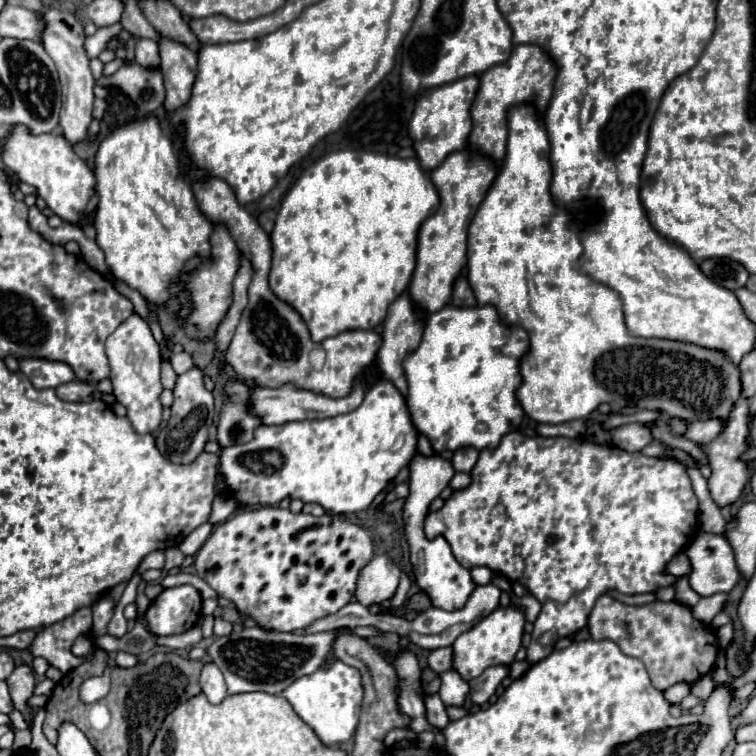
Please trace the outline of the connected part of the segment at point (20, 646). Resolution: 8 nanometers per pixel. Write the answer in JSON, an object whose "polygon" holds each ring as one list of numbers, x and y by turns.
{"polygon":[[23,630,23,632,17,632,13,636,7,636,3,640,7,640,7,648,15,648,15,650,25,650,31,640,35,638,35,632,33,630]]}

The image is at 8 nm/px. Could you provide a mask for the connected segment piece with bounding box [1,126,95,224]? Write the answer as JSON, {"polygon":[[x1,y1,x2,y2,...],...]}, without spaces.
{"polygon":[[15,126,11,136,3,142,3,162,5,168,15,172,23,182,31,184,37,190,37,196,45,200,45,204,69,224,81,224,85,218,85,208,95,194,95,174,81,160,69,142,57,134,41,134,31,136,25,126]]}

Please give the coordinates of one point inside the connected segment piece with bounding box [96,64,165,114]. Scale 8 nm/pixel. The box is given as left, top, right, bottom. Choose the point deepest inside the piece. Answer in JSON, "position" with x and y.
{"position":[145,87]}

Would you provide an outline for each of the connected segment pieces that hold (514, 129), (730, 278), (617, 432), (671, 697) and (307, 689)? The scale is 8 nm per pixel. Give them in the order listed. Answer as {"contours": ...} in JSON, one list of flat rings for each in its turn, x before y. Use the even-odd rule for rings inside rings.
{"contours":[[[531,106,511,108,505,162,469,226,467,268,477,304,495,306,505,324,521,326,529,334,529,352,521,358,523,384,517,390,525,414,537,422,563,424,585,418,599,404,609,402,615,406,635,404,641,410,659,408,669,416,691,422,717,416,725,422,731,406,741,394,739,368,735,368,723,352,699,348,695,344,633,338,623,322,621,298,611,288,593,282,575,268,577,258,583,254,583,246,577,230,569,224,571,214,567,210,557,210,549,192,549,140,545,126],[661,396,673,396,673,402,663,402]],[[729,258,701,260,699,268,715,284,719,284,723,288,729,288,729,290,743,288,747,284,747,280,749,280,749,272,739,262,729,260]],[[627,424,613,430,613,442,625,452,639,452,649,442,655,442,653,434,639,424]],[[677,682,677,684,673,684,671,688,665,690,665,700,671,702,671,704,679,704,687,694,689,694,689,684]],[[337,660,329,670,319,668,315,674,295,680,283,692,283,696,289,700,293,710,301,716,301,720,313,728,313,732,319,736,323,744,327,746,341,744,353,736,359,722,361,700,363,700,361,676,357,668]]]}

